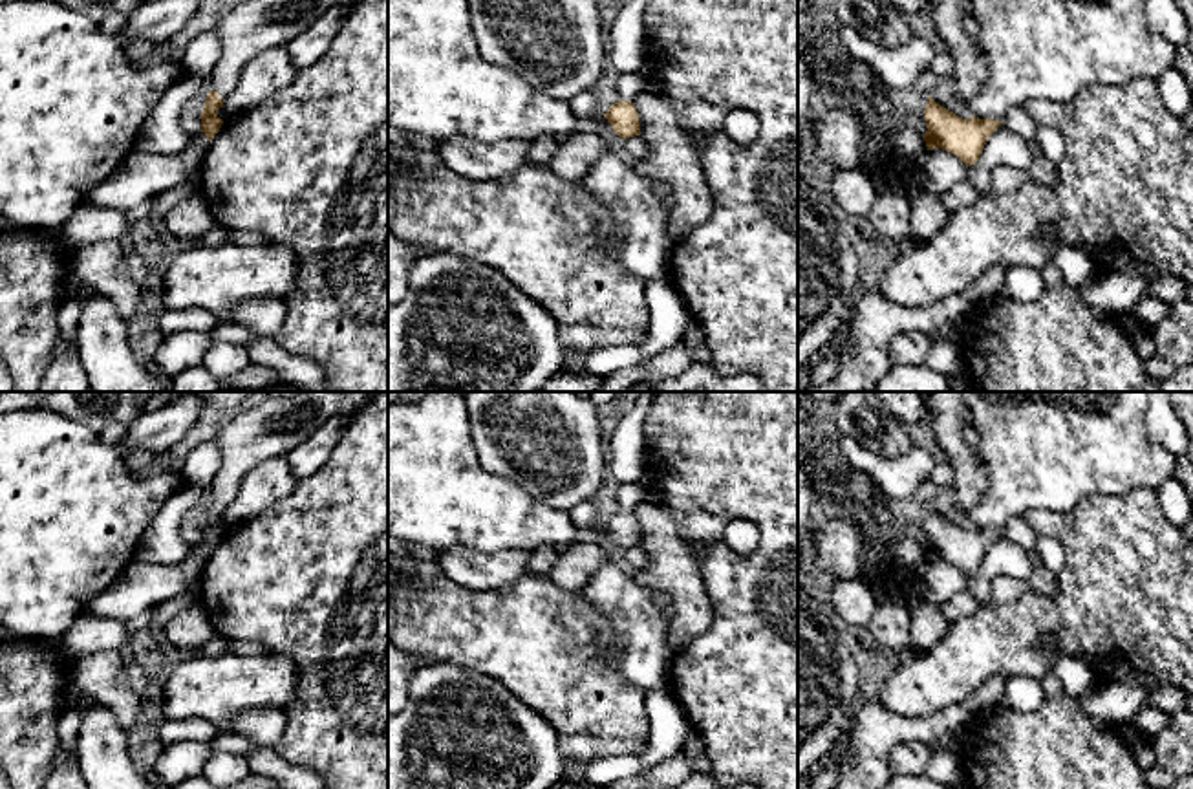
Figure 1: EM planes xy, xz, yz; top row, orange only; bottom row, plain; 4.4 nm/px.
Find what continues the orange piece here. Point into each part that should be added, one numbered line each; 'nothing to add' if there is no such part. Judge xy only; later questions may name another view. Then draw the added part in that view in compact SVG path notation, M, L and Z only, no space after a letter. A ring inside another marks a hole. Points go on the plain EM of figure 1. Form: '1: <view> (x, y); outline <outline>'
1: xy (271, 429); outline M298 392L293 397L267 397L256 406L240 408L214 432L221 465L209 489L209 502L225 511L251 469L287 456L324 423L349 417L379 392Z

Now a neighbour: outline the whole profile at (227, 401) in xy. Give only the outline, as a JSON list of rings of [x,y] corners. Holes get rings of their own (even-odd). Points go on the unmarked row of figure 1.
[[[198,392],[205,406],[216,406],[227,416],[236,414],[253,392]]]

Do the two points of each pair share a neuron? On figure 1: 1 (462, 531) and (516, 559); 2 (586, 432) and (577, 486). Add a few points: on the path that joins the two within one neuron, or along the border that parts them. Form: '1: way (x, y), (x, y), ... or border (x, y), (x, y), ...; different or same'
1: border (460, 546), (483, 553), (529, 551); different
2: way (577, 445), (577, 473); same

